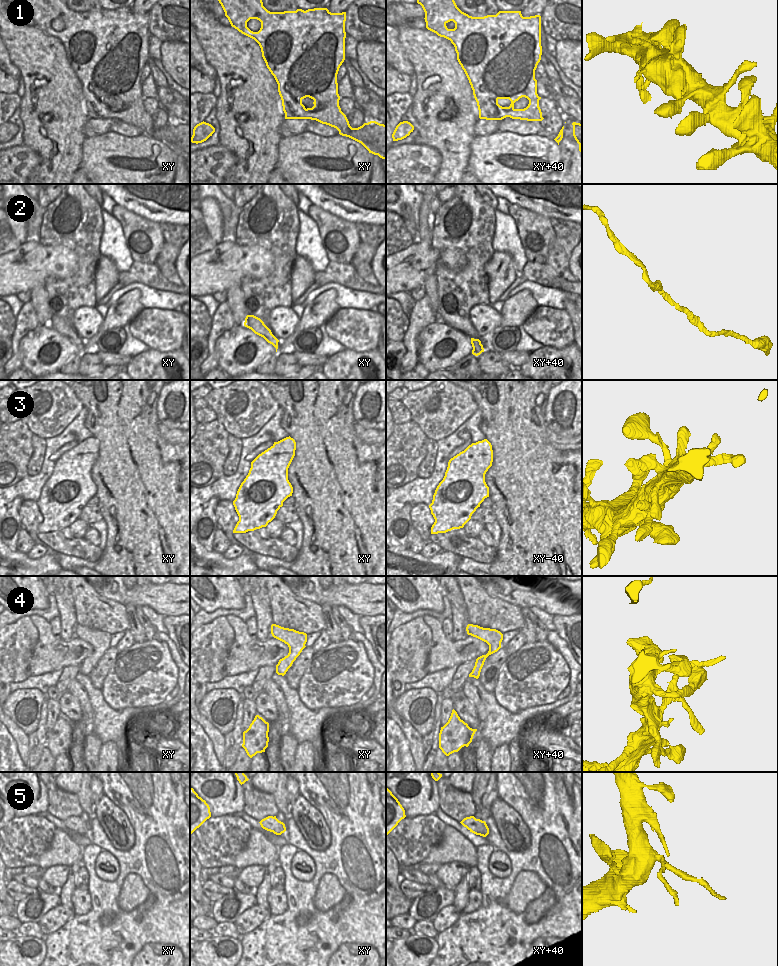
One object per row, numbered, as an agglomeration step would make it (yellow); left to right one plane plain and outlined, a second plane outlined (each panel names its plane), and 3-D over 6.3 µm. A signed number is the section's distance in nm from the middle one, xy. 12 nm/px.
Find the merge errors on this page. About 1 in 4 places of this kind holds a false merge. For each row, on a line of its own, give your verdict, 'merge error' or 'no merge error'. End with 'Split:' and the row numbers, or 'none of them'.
1: no merge error
2: no merge error
3: no merge error
4: no merge error
5: merge error
Split: 5

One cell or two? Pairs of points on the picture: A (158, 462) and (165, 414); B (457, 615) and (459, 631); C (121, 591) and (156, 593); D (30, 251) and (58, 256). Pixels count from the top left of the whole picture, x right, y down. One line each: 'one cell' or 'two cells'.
A: two cells
B: one cell
C: one cell
D: one cell

